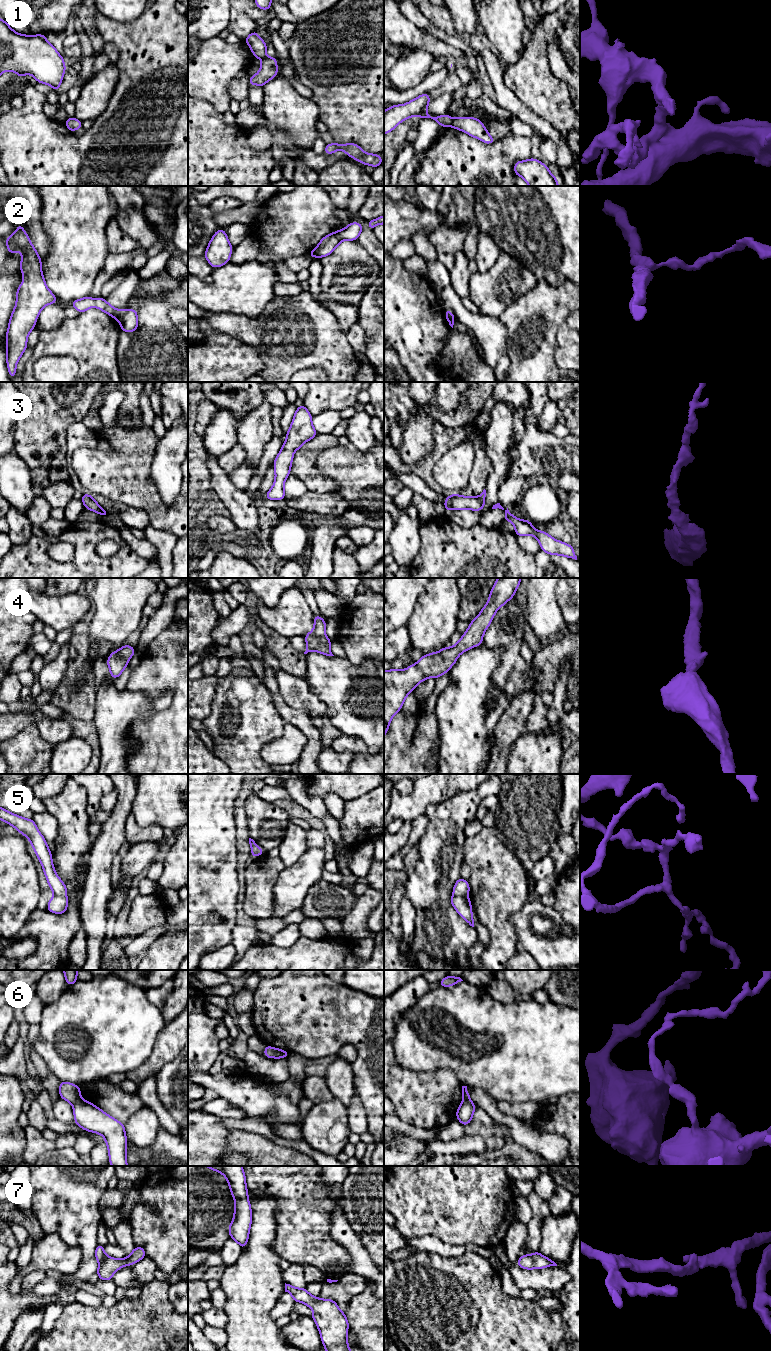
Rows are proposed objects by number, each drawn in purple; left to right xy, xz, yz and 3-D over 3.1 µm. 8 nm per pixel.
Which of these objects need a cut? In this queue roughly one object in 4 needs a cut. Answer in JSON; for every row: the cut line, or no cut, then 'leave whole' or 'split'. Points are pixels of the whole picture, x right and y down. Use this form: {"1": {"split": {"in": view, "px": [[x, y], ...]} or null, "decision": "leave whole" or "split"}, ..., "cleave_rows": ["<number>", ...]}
{"1": {"split": {"in": "yz", "px": [[453, 118], [450, 125]]}, "decision": "split"}, "2": {"split": {"in": "xy", "px": [[123, 311], [118, 319]]}, "decision": "split"}, "3": {"split": null, "decision": "leave whole"}, "4": {"split": null, "decision": "leave whole"}, "5": {"split": {"in": "yz", "px": [[454, 893], [466, 895]]}, "decision": "split"}, "6": {"split": {"in": "xz", "px": [[272, 1048], [274, 1057]]}, "decision": "split"}, "7": {"split": null, "decision": "leave whole"}, "cleave_rows": ["1", "2", "5", "6"]}

